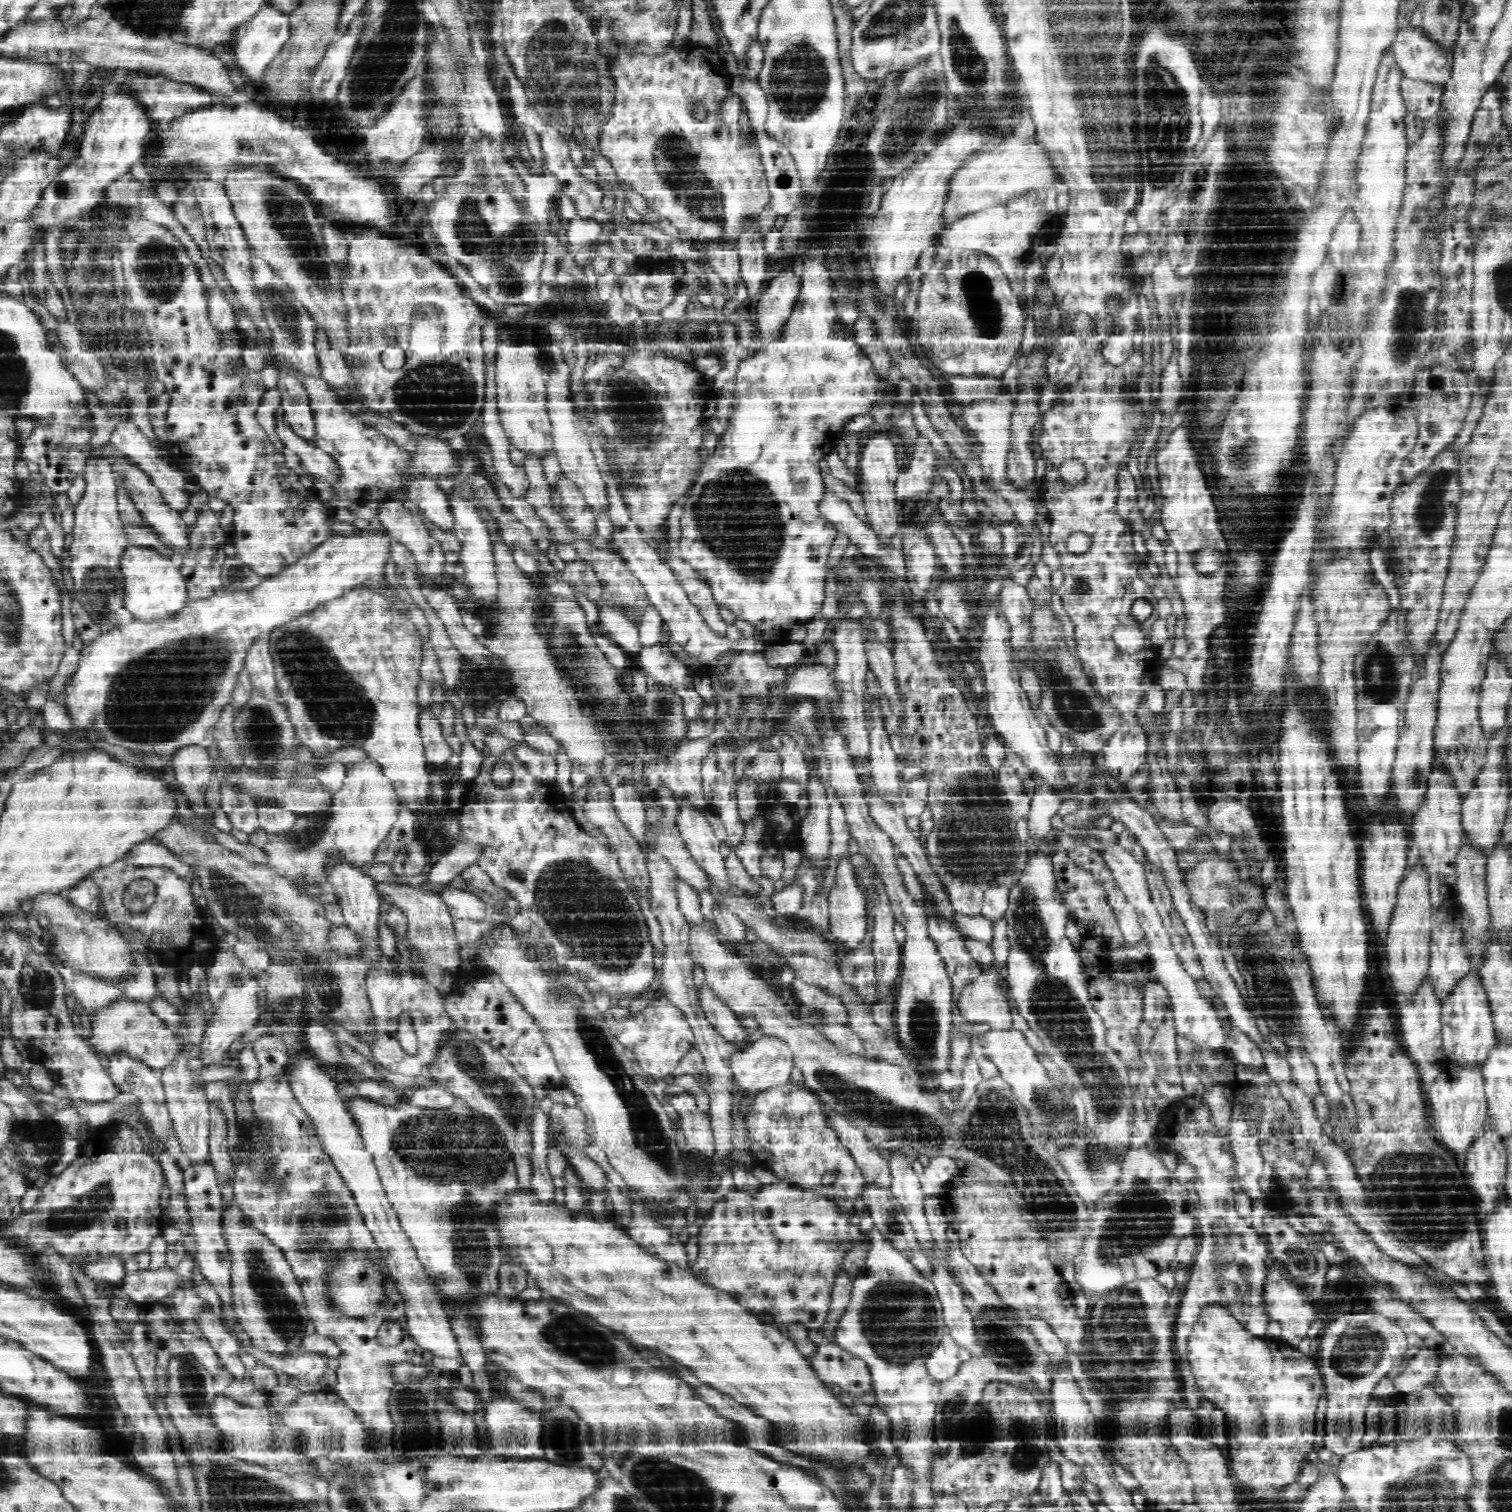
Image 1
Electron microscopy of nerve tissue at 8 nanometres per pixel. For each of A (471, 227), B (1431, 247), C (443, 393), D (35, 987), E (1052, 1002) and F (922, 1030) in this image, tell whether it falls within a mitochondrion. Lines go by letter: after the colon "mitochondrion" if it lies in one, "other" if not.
A: mitochondrion
B: other
C: mitochondrion
D: mitochondrion
E: mitochondrion
F: mitochondrion

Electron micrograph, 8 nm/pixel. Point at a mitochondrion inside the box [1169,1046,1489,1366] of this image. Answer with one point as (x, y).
(1409, 1204)

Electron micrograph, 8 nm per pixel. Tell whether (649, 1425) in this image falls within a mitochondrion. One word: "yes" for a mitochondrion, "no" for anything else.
no

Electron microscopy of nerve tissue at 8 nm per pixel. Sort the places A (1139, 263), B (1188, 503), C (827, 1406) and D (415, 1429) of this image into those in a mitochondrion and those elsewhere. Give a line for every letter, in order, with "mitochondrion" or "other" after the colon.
A: other
B: other
C: other
D: mitochondrion

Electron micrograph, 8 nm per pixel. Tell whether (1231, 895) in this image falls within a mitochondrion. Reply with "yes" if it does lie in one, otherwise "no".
yes

